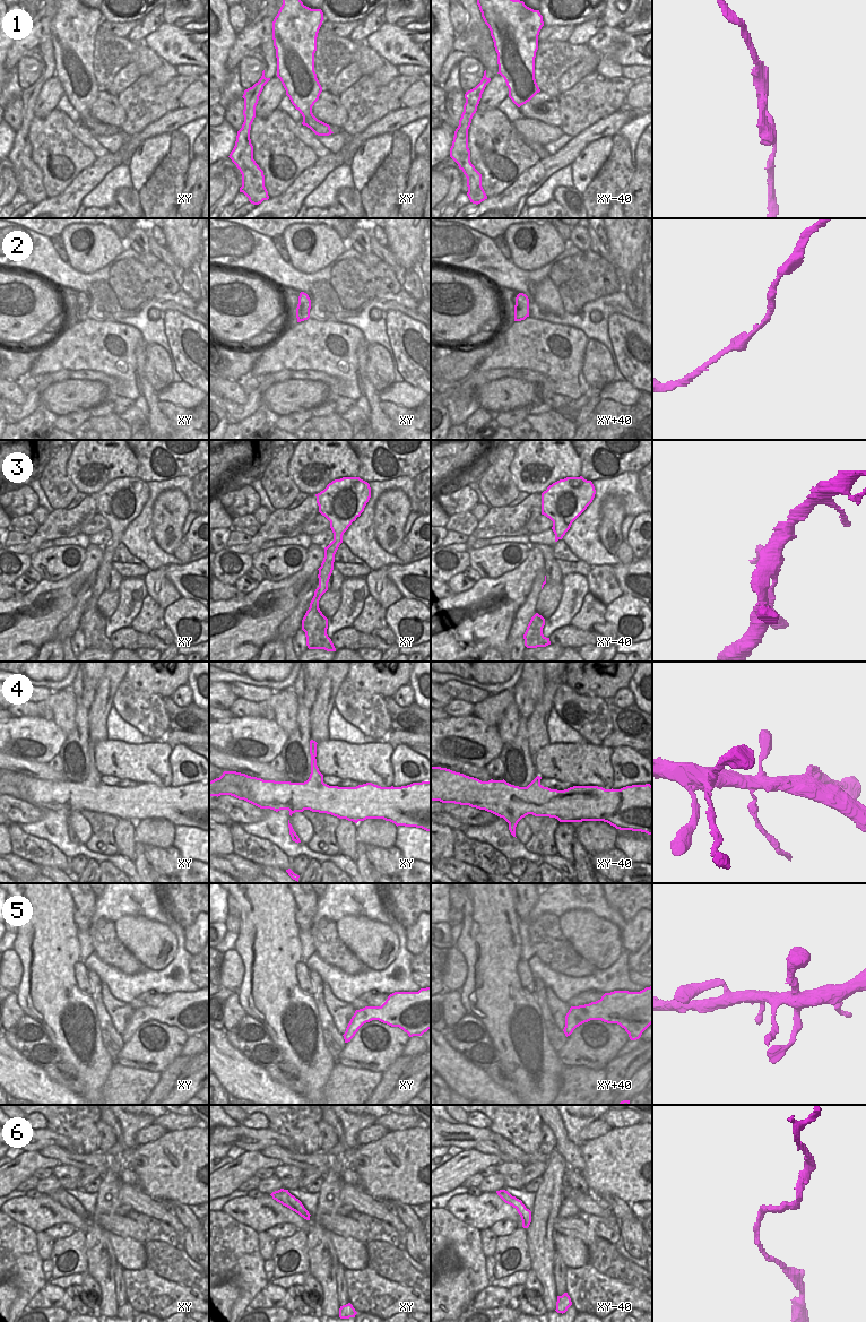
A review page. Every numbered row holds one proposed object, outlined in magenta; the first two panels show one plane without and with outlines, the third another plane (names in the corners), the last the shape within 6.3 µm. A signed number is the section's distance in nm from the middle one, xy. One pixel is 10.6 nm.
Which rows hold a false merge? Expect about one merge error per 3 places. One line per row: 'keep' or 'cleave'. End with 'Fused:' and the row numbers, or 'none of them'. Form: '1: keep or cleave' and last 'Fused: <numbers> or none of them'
1: cleave
2: keep
3: keep
4: cleave
5: keep
6: keep
Fused: 1, 4

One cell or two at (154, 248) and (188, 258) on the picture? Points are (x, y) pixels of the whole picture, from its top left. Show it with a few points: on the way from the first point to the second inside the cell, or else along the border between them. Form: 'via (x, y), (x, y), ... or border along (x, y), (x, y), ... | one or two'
border along (166, 247), (173, 259), (183, 268) | two

